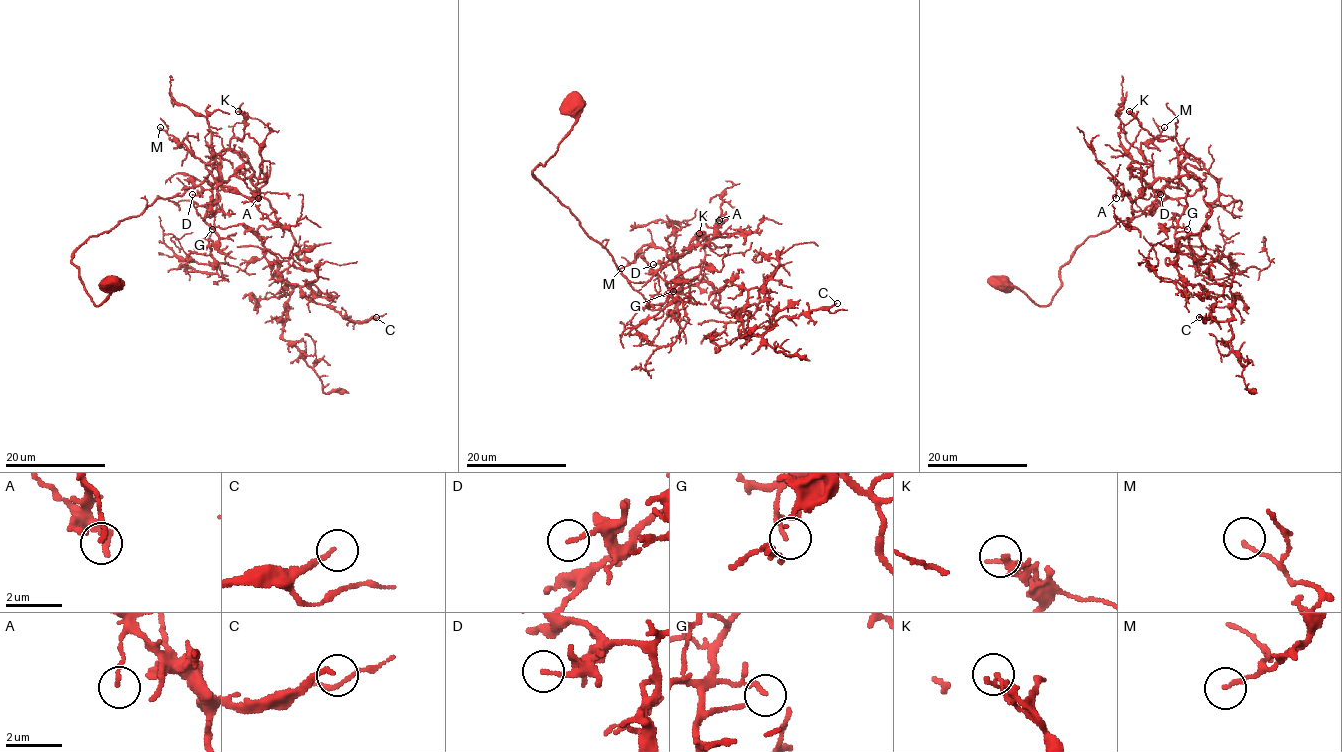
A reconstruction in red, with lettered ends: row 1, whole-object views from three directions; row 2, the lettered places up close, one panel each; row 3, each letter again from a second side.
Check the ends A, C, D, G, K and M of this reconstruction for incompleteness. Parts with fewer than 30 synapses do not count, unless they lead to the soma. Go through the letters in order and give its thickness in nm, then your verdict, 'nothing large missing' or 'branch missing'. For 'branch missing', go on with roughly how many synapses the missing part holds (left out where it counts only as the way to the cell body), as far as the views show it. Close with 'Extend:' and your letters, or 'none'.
A: calibre 140 nm; nothing large missing
C: calibre 140 nm; nothing large missing
D: calibre 130 nm; nothing large missing
G: calibre 100 nm; nothing large missing
K: calibre 100 nm; nothing large missing
M: calibre 130 nm; nothing large missing
Extend: none

